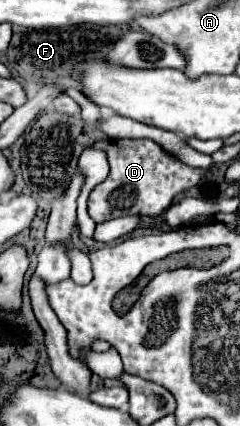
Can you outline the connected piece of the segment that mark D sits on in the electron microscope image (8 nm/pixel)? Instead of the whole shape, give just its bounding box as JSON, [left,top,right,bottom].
[88,138,204,222]

